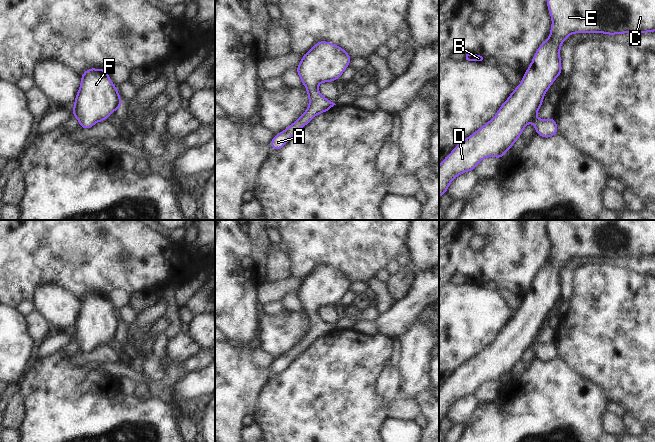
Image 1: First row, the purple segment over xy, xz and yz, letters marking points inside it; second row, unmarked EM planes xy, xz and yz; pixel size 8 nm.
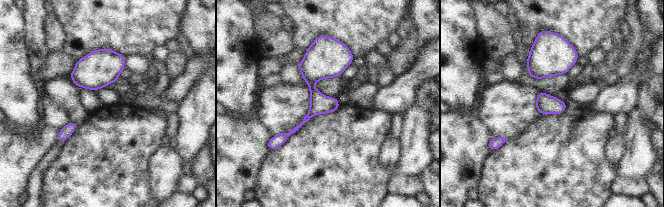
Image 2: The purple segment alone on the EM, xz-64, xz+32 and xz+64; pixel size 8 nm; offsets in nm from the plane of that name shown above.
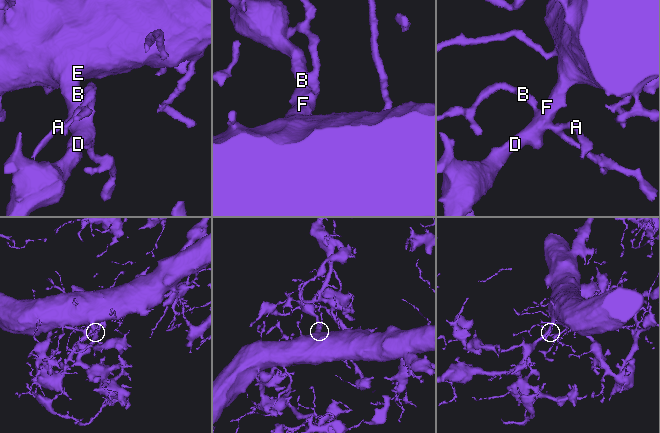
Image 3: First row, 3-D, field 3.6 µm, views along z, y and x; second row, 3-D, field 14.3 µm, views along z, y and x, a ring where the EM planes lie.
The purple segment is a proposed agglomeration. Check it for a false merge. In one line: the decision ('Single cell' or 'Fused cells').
Single cell

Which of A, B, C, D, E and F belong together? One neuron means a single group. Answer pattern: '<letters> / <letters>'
A B C D E F

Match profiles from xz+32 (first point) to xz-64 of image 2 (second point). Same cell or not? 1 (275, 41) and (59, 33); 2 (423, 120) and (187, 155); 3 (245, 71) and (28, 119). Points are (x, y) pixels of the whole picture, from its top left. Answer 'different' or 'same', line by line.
1: same
2: same
3: same

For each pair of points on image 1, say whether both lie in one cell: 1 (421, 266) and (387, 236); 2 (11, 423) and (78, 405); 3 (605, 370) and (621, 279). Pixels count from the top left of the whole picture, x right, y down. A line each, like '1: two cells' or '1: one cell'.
1: two cells
2: two cells
3: one cell

